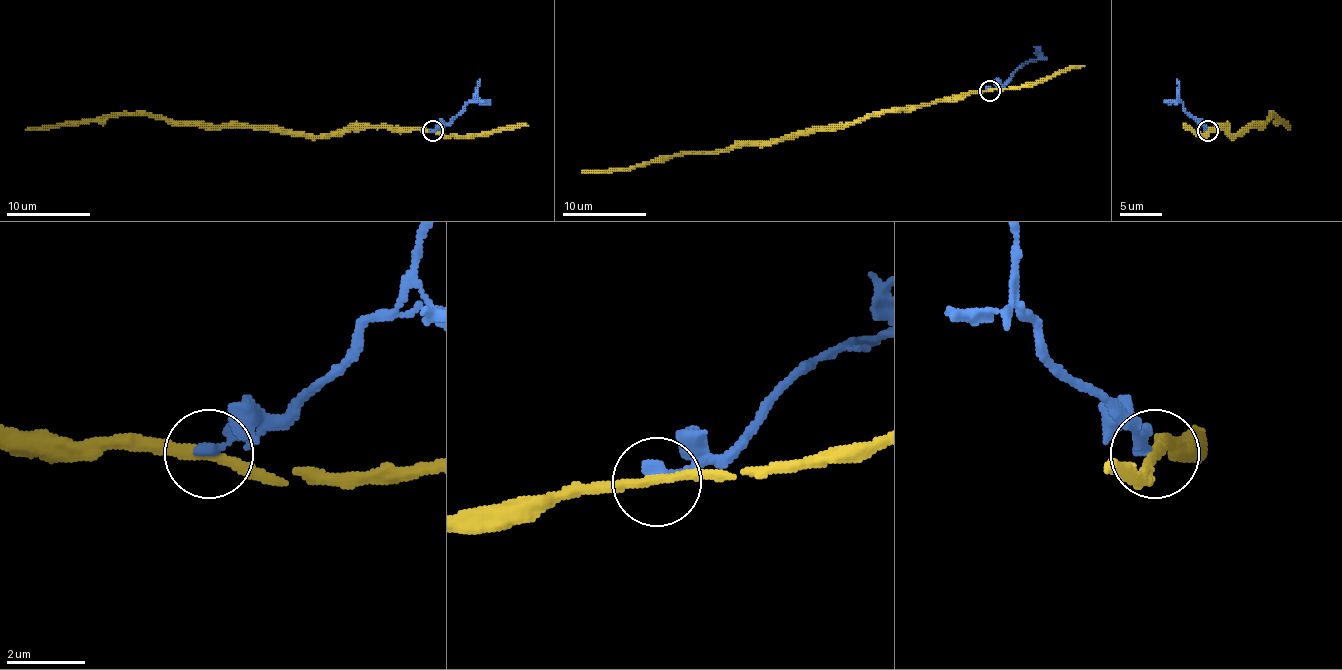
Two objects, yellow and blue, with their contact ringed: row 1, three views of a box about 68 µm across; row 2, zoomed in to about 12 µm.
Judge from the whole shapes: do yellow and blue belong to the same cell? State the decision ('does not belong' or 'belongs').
does not belong

